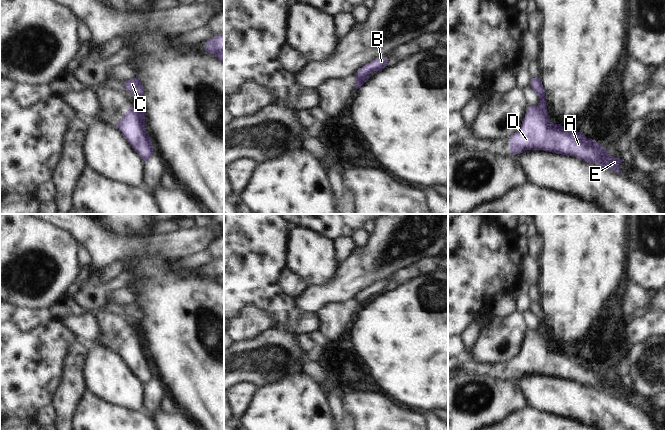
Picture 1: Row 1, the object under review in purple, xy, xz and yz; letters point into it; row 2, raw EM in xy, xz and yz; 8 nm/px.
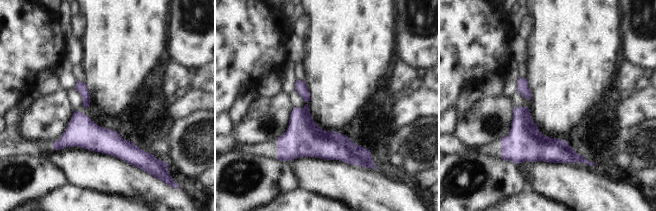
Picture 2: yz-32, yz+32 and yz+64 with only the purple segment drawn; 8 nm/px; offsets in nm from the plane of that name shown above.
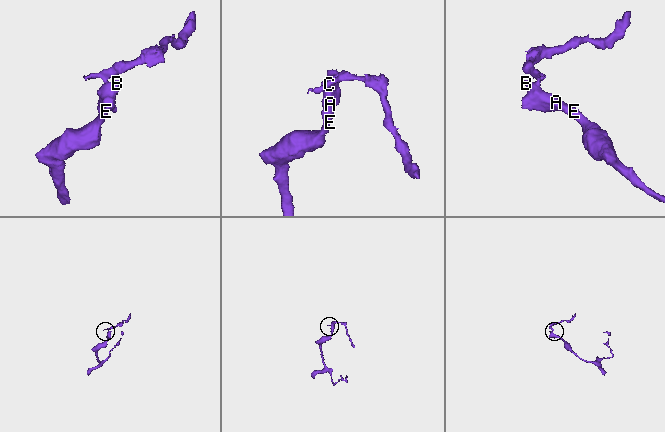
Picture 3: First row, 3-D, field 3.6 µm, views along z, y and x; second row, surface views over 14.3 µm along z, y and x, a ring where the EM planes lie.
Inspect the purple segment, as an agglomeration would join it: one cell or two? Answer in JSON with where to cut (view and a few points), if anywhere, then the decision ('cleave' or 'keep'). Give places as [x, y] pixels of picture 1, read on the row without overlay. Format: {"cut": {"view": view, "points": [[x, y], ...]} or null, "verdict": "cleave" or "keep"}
{"cut": {"view": "yz", "points": [[537, 329], [541, 333], [546, 334]]}, "verdict": "cleave"}

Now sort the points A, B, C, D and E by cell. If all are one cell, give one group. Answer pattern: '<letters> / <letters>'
A B D E / C

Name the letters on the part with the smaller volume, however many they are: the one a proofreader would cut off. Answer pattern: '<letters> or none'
C

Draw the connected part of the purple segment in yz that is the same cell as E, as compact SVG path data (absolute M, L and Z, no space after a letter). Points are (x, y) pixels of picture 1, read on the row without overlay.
M529 330L520 353L510 360L512 379L525 374L544 374L572 379L619 398L619 389L623 385L612 381L608 373L587 362L582 356L552 347L547 334L541 334L538 330Z

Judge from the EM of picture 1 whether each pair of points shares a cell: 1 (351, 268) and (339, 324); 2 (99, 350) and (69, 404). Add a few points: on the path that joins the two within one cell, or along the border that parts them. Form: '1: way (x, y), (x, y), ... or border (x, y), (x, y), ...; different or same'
1: border (352, 300), (329, 302), (321, 309); different
2: border (88, 353), (83, 369), (87, 389); different

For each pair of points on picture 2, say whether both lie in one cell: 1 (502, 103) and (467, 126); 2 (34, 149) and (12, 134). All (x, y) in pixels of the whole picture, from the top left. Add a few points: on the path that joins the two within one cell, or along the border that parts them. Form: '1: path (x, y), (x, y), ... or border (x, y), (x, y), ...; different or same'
1: path (493, 112), (483, 115), (476, 122); same
2: border (10, 139), (13, 141), (27, 140); different

